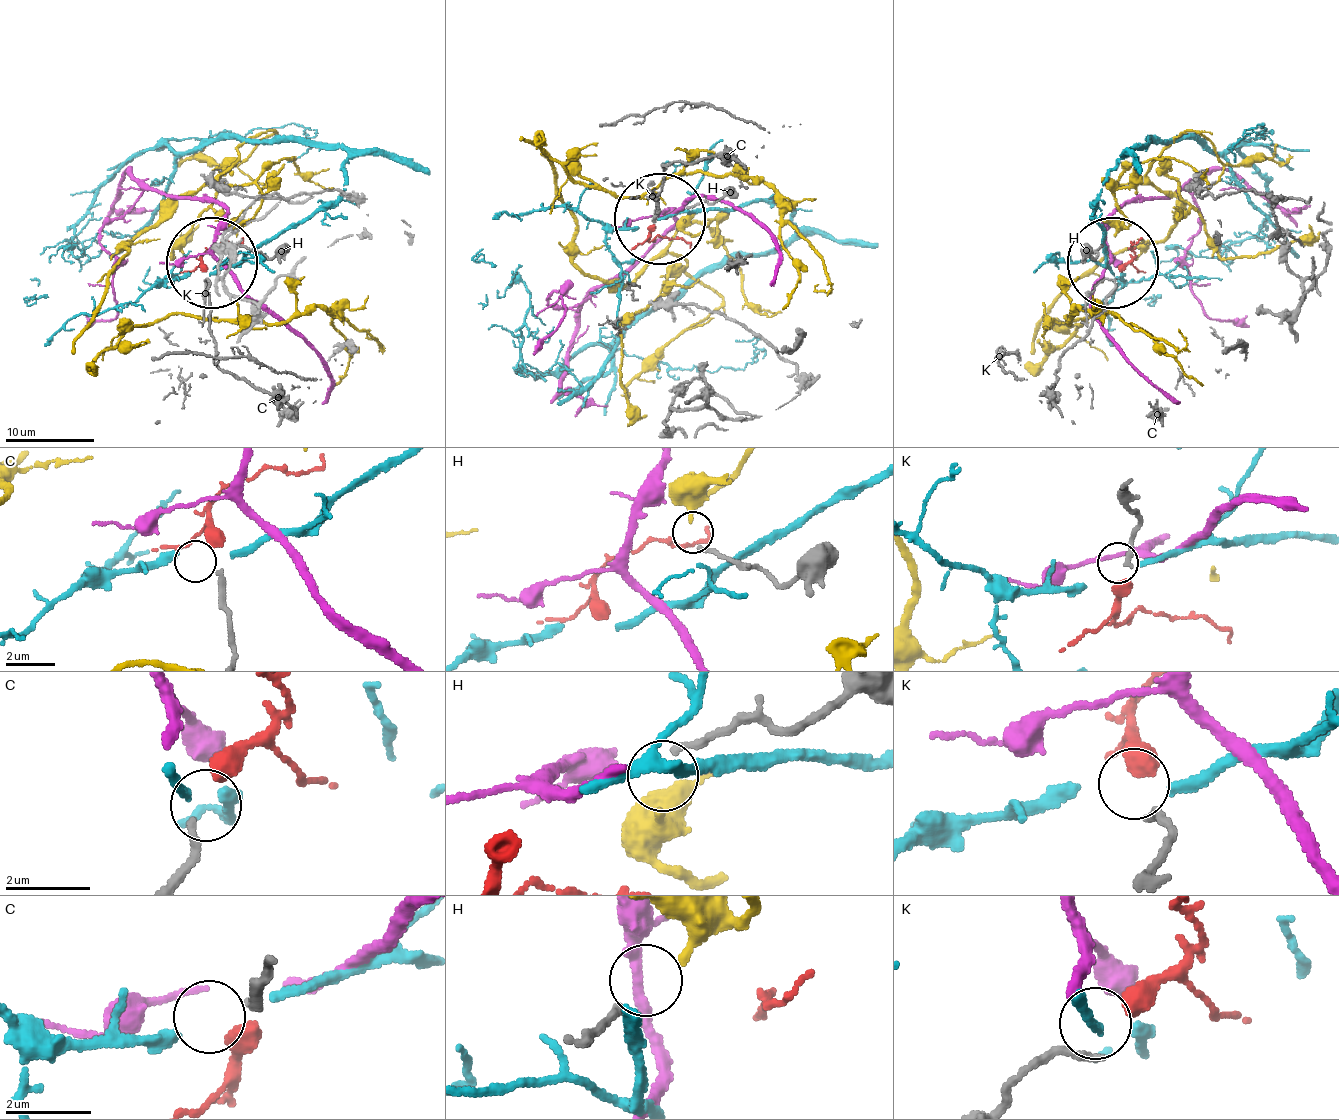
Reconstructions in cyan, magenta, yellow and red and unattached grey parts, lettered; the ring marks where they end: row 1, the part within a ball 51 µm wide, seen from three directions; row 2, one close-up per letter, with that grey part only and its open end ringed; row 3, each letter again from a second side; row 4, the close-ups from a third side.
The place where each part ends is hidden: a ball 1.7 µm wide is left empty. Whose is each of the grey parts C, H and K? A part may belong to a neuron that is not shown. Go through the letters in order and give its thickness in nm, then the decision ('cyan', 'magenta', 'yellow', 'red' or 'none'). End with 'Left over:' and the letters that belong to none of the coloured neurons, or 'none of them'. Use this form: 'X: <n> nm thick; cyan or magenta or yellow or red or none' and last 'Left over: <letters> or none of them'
C: 220 nm thick; none
H: 170 nm thick; yellow
K: 200 nm thick; red
Left over: C

